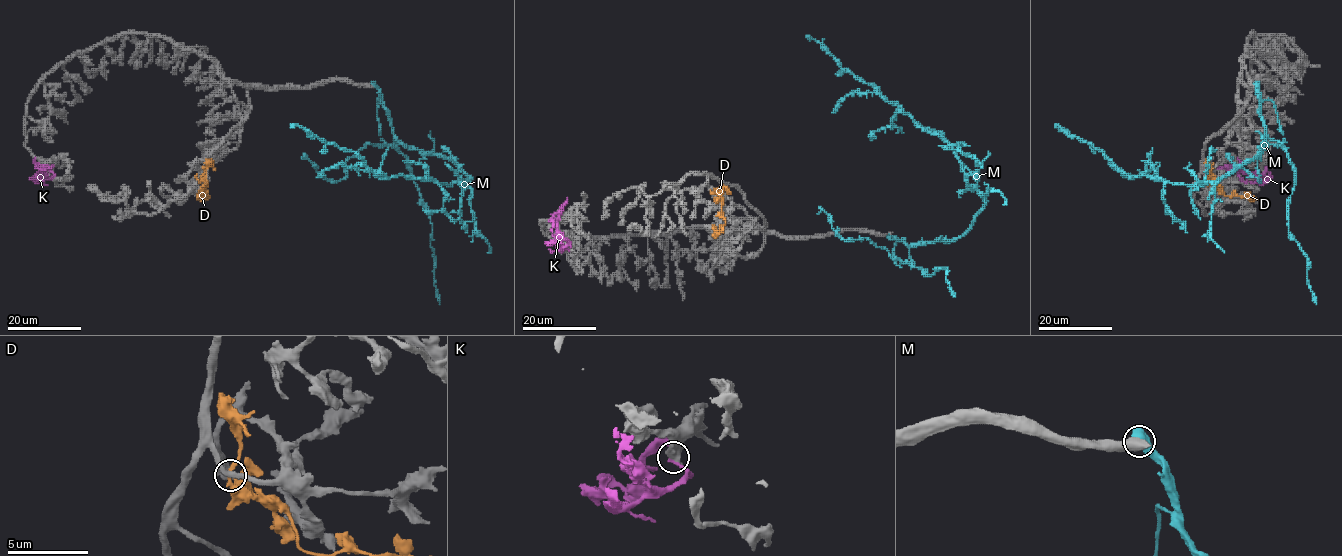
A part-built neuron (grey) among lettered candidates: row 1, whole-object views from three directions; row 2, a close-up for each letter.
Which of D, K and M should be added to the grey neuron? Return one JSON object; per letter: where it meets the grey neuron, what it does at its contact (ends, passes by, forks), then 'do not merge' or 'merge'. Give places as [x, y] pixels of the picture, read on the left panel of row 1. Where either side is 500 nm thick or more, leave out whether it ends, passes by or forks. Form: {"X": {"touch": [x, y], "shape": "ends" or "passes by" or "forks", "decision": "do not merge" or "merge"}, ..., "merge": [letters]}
{"D": {"touch": [205, 178], "shape": "passes by", "decision": "do not merge"}, "K": {"touch": [51, 170], "decision": "do not merge"}, "M": {"touch": [373, 84], "decision": "do not merge"}, "merge": []}

